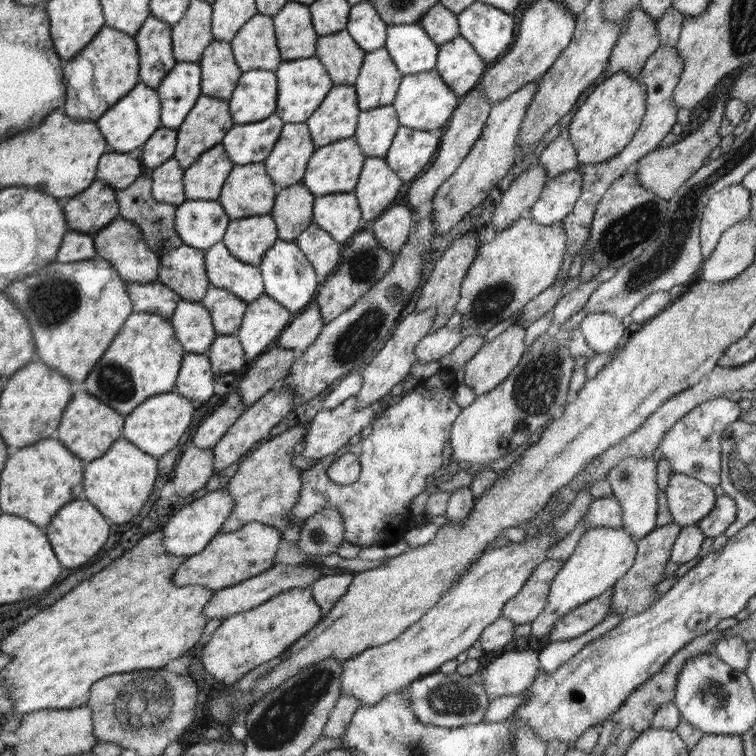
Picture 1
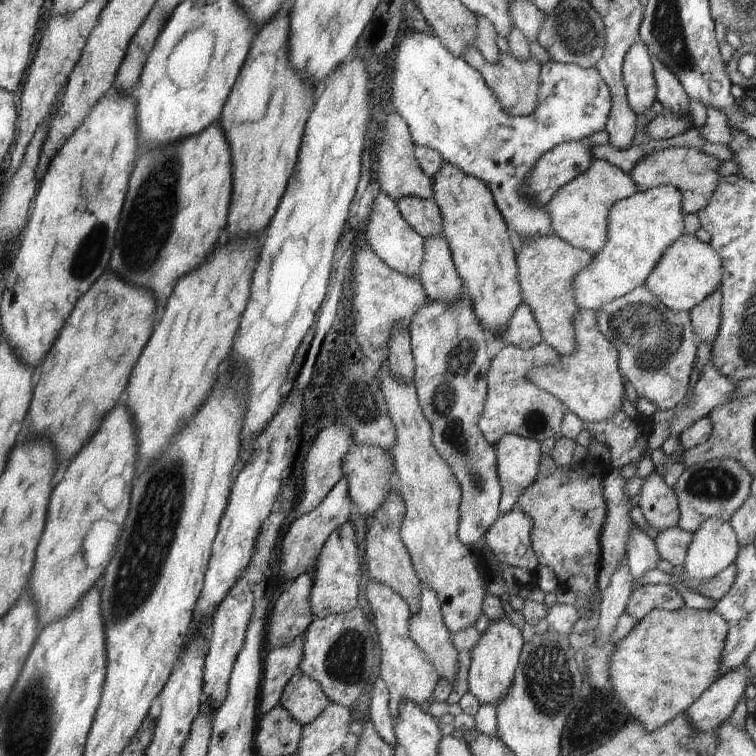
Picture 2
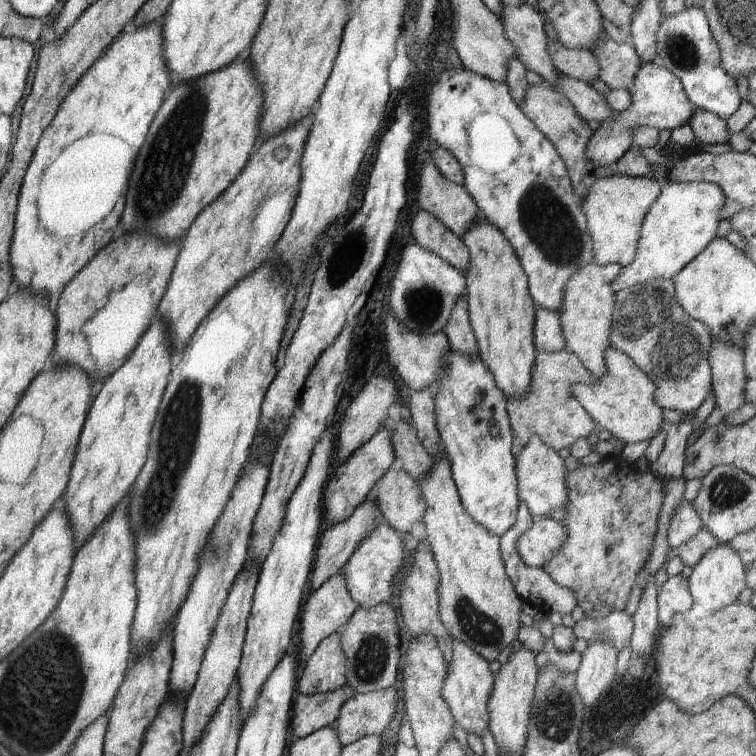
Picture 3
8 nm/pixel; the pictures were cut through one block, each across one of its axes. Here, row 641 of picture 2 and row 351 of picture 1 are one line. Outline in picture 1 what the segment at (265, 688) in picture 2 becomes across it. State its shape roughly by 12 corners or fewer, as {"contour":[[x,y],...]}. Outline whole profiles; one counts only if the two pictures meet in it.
{"contour":[[313,300],[274,344],[301,357],[324,325]]}

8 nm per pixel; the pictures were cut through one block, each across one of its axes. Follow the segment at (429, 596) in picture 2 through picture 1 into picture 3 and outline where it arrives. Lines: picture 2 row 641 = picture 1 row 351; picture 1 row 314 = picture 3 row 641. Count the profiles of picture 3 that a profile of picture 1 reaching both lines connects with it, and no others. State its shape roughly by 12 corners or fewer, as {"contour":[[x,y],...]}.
{"contour":[[453,638],[441,695],[464,730],[489,728],[494,676]]}

